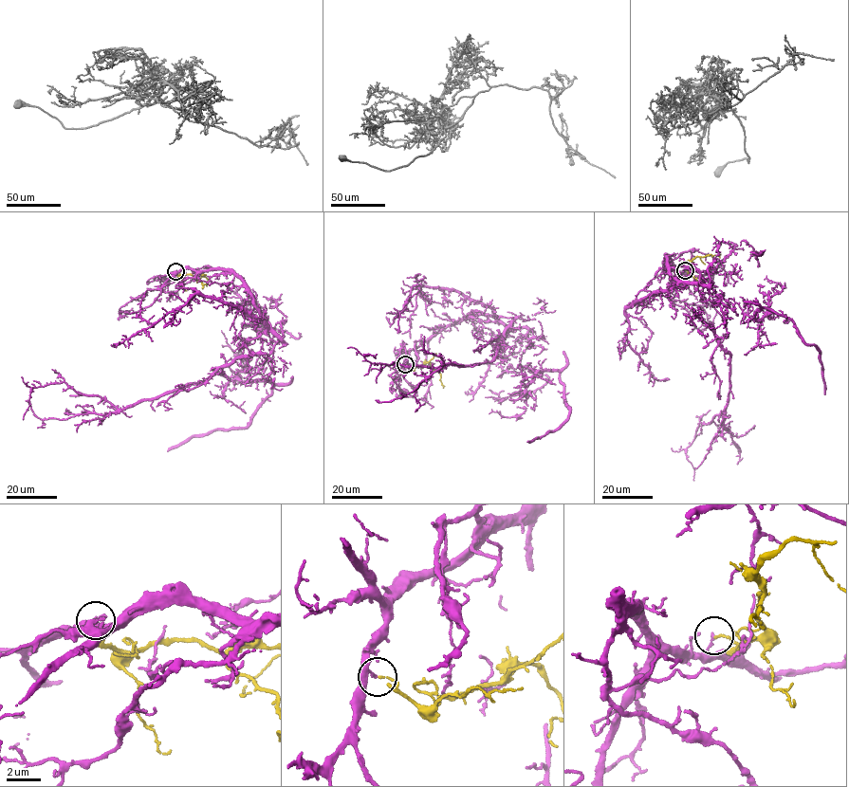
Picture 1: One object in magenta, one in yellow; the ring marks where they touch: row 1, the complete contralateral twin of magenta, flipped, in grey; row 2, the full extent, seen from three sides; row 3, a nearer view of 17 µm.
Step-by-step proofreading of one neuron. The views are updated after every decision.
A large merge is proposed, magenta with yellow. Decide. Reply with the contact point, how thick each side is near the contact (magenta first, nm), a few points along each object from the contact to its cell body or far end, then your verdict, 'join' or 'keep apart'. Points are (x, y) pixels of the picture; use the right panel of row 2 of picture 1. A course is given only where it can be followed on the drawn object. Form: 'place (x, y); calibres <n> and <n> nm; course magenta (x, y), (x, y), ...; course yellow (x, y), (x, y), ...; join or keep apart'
place (685, 270); calibres 130 and 100 nm; course magenta (685, 270), (667, 255), (686, 285), (669, 286), (671, 305), (730, 355), (725, 414), (686, 448), (693, 480); course yellow (685, 270), (692, 270), (692, 262), (696, 257), (720, 254); keep apart

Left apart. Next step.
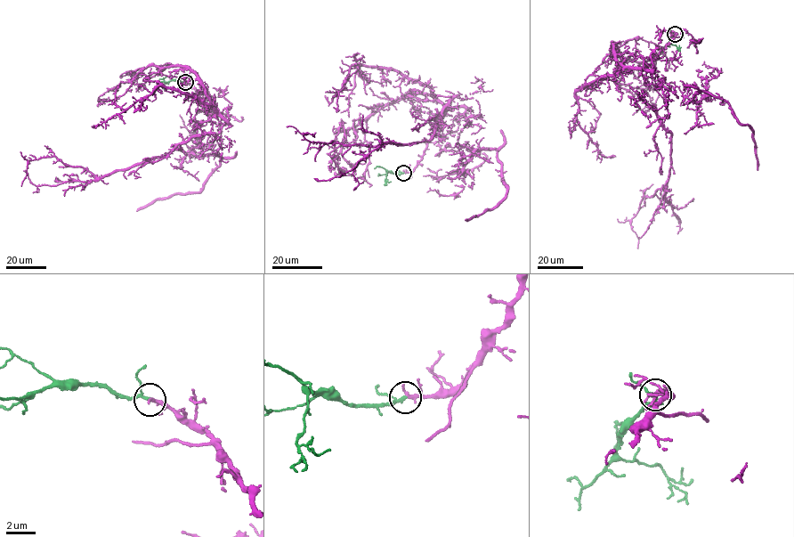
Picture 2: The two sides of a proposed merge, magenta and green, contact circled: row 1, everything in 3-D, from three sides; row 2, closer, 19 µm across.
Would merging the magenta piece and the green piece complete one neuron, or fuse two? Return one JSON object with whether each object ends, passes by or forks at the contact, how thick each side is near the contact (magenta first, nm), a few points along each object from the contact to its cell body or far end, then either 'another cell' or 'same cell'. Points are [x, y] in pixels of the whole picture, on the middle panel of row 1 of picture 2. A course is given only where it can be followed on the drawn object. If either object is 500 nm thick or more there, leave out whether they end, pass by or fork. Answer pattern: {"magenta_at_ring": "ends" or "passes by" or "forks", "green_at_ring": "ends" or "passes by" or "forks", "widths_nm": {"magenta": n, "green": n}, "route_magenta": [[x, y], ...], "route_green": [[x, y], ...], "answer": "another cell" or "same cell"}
{"magenta_at_ring": "passes by", "green_at_ring": "passes by", "widths_nm": {"magenta": 200, "green": 180}, "route_magenta": [[403, 172], [449, 109], [410, 88], [449, 96], [429, 140], [349, 145], [303, 135], [316, 133]], "route_green": [[403, 172], [387, 171], [384, 180], [391, 182]], "answer": "same cell"}

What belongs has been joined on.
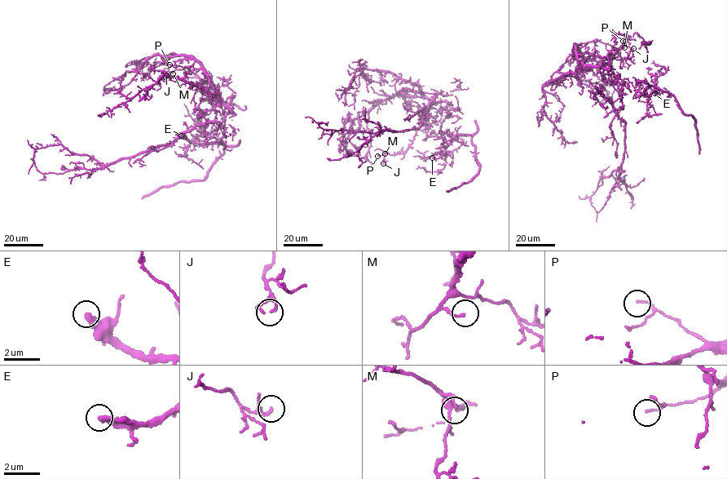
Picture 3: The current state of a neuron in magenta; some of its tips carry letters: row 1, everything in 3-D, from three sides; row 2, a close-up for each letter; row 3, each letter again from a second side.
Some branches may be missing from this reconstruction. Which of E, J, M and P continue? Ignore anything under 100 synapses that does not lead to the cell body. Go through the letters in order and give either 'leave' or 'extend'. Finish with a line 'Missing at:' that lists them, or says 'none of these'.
E: extend
J: leave
M: leave
P: leave
Missing at: E

